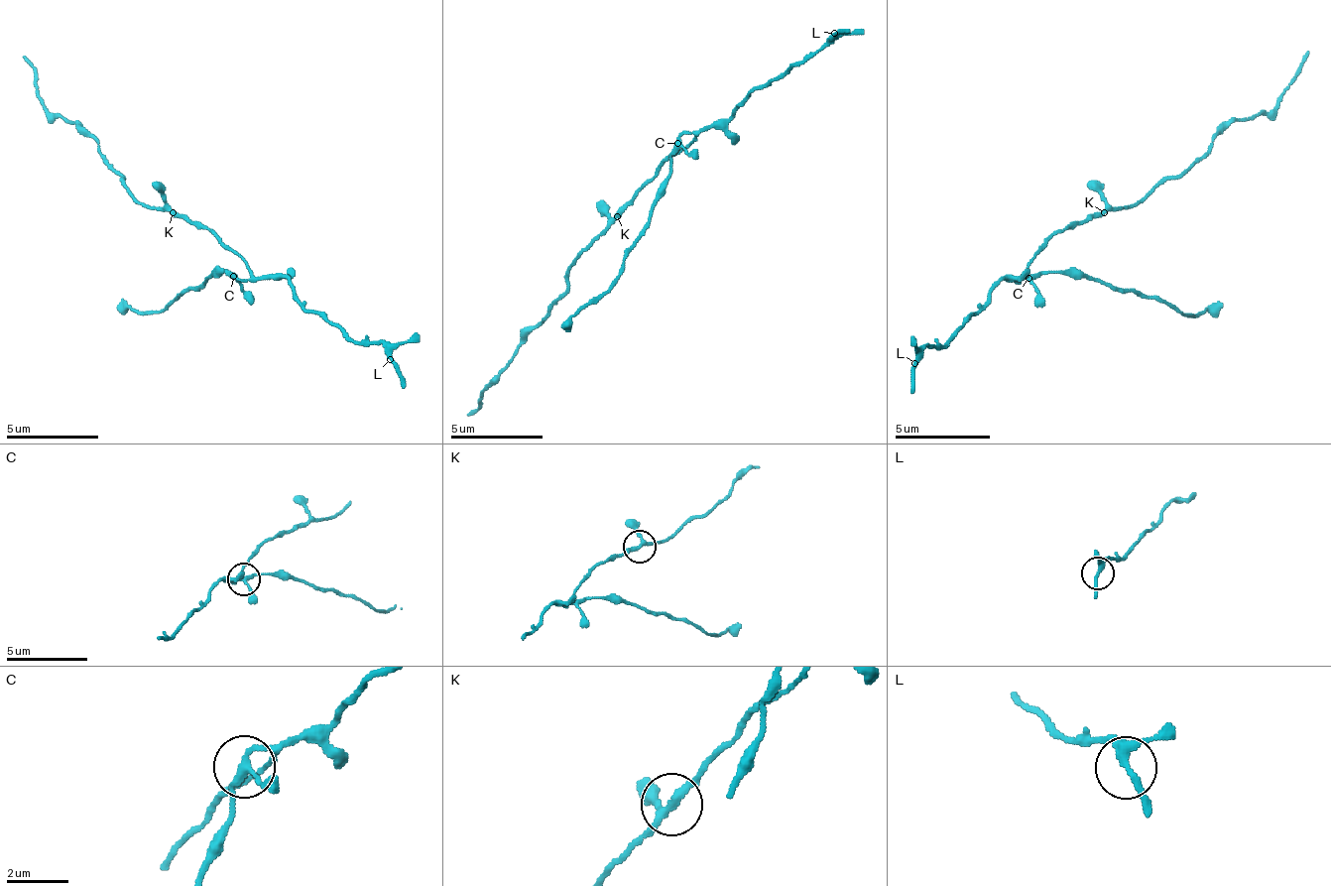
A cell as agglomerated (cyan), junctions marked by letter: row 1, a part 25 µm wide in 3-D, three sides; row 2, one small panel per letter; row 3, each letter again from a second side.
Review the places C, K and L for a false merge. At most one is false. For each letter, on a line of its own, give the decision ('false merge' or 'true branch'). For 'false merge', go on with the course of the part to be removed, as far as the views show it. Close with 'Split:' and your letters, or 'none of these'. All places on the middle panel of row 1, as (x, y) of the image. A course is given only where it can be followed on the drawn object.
C: true branch
K: true branch
L: true branch
Split: none of these

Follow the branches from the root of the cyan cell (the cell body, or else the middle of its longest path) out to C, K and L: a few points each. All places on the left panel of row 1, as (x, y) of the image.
C: (201, 220), (247, 267), (252, 276), (247, 281), (233, 276)
K: (201, 220), (187, 220), (174, 211)
L: (201, 220), (257, 276), (284, 276), (289, 285), (316, 313), (335, 322), (353, 340), (376, 340), (390, 359)

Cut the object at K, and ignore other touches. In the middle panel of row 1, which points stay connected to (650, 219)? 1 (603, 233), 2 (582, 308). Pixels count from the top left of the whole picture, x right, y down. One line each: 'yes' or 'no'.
1: no
2: yes

